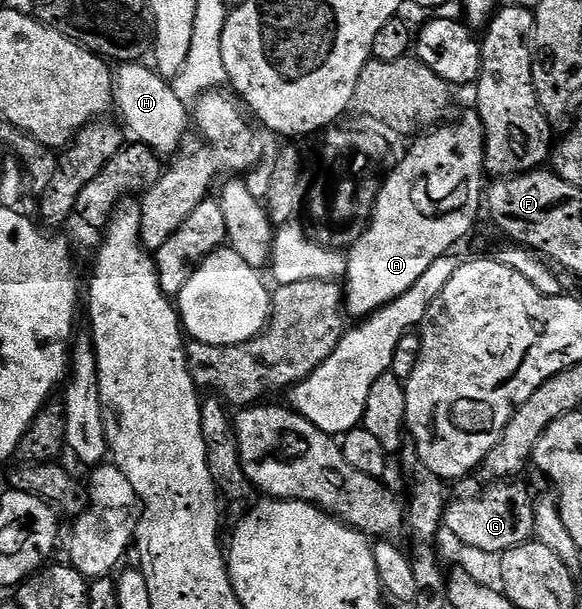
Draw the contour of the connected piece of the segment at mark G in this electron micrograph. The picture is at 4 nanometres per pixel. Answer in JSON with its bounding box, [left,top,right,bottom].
[444,478,536,554]

